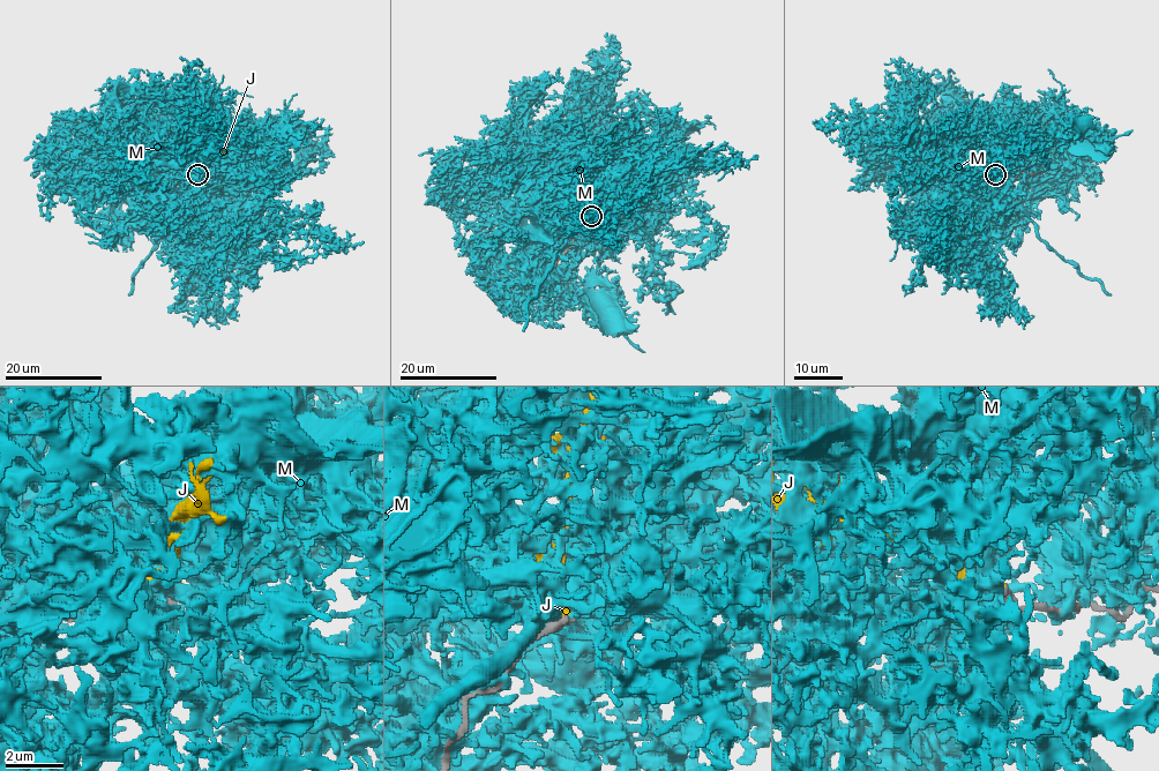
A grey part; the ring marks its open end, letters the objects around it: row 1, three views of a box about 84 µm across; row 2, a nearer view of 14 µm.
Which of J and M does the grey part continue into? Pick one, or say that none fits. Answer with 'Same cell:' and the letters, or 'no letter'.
Same cell: no letter

